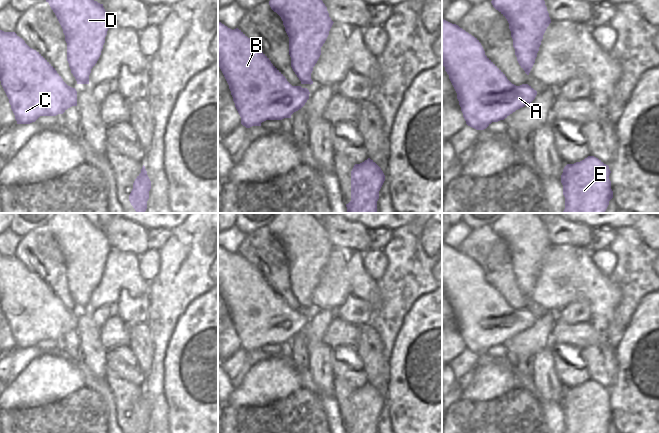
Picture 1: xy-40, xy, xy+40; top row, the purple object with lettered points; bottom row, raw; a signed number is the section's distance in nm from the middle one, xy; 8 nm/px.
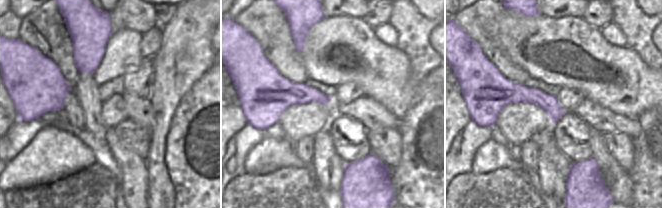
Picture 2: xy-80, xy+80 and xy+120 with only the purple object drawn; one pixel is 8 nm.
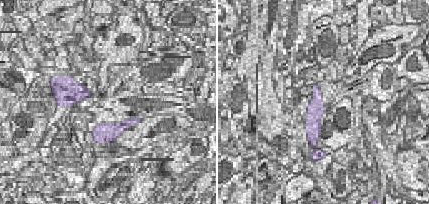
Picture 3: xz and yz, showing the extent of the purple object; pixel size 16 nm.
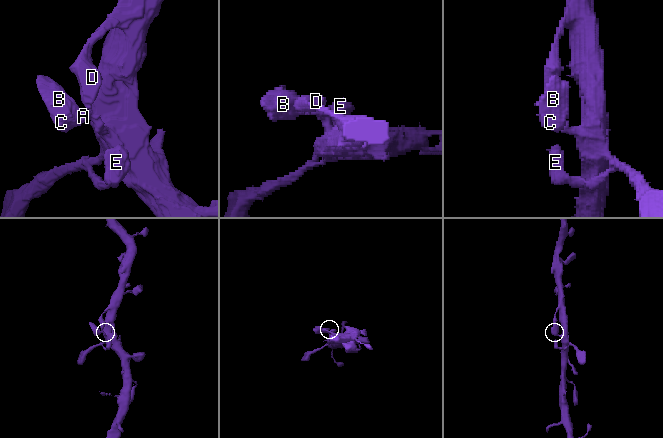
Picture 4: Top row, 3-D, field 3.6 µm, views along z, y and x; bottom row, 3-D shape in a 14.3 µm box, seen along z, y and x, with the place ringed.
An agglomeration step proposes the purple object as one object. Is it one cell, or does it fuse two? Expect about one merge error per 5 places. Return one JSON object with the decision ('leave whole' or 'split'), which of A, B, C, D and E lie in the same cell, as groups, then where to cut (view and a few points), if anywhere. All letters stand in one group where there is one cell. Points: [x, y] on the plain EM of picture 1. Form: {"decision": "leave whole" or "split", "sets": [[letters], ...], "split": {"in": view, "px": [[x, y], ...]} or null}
{"decision": "leave whole", "sets": [["A", "B", "C", "D", "E"]], "split": null}

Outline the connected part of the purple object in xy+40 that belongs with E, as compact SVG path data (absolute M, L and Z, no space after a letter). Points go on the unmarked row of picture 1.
M594 380L567 388L561 399L565 433L607 433L613 422L609 390Z

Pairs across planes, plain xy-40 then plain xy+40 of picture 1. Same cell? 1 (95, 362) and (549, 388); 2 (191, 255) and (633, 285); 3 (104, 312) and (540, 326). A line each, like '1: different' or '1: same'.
1: same
2: same
3: same

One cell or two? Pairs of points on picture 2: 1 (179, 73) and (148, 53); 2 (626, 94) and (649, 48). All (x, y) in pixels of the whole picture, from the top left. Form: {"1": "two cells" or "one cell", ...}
{"1": "two cells", "2": "two cells"}

